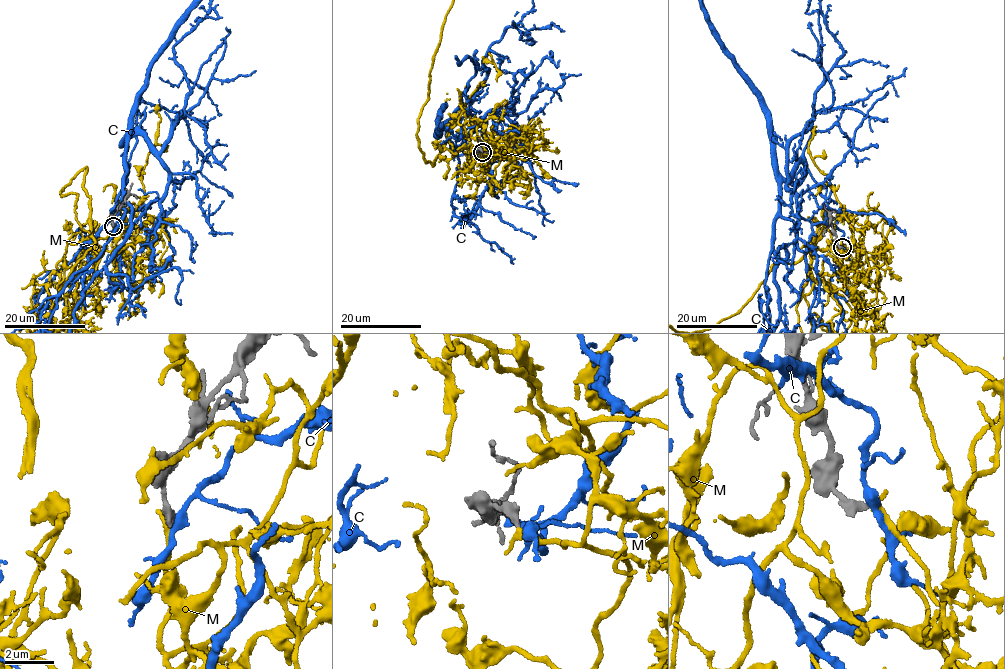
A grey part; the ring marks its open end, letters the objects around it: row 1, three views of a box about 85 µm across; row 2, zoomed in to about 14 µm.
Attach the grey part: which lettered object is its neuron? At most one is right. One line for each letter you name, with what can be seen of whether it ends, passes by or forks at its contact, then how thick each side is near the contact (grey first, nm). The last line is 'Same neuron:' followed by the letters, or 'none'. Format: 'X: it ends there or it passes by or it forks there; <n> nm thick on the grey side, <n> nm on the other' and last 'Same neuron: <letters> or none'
M: it ends there; 360 nm thick on the grey side, 240 nm on the other
Same neuron: M

